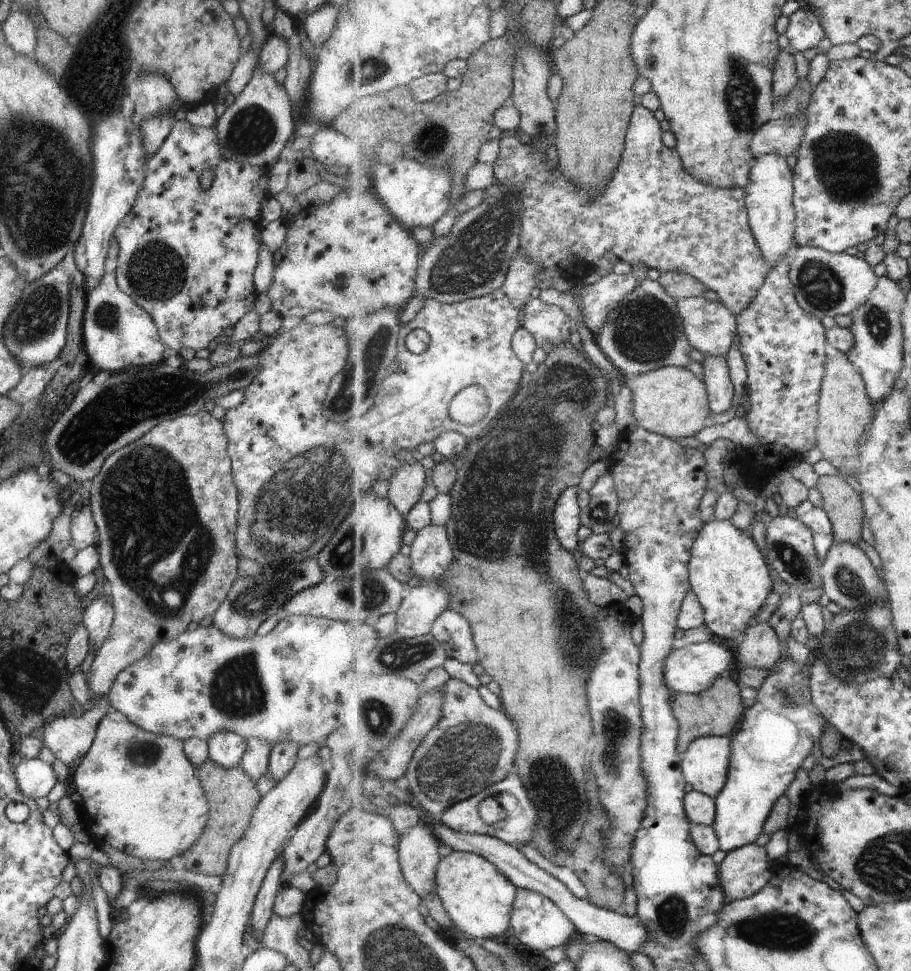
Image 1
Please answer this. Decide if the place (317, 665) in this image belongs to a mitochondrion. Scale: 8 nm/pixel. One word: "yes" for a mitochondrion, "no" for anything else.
no

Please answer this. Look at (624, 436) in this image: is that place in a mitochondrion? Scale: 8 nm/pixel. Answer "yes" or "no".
no

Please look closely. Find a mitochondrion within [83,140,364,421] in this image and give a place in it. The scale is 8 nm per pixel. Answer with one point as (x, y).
(156, 272)

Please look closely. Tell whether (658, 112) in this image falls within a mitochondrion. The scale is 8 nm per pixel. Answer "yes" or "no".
no

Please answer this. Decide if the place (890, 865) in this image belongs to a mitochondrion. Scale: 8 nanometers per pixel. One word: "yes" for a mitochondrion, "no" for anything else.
yes

